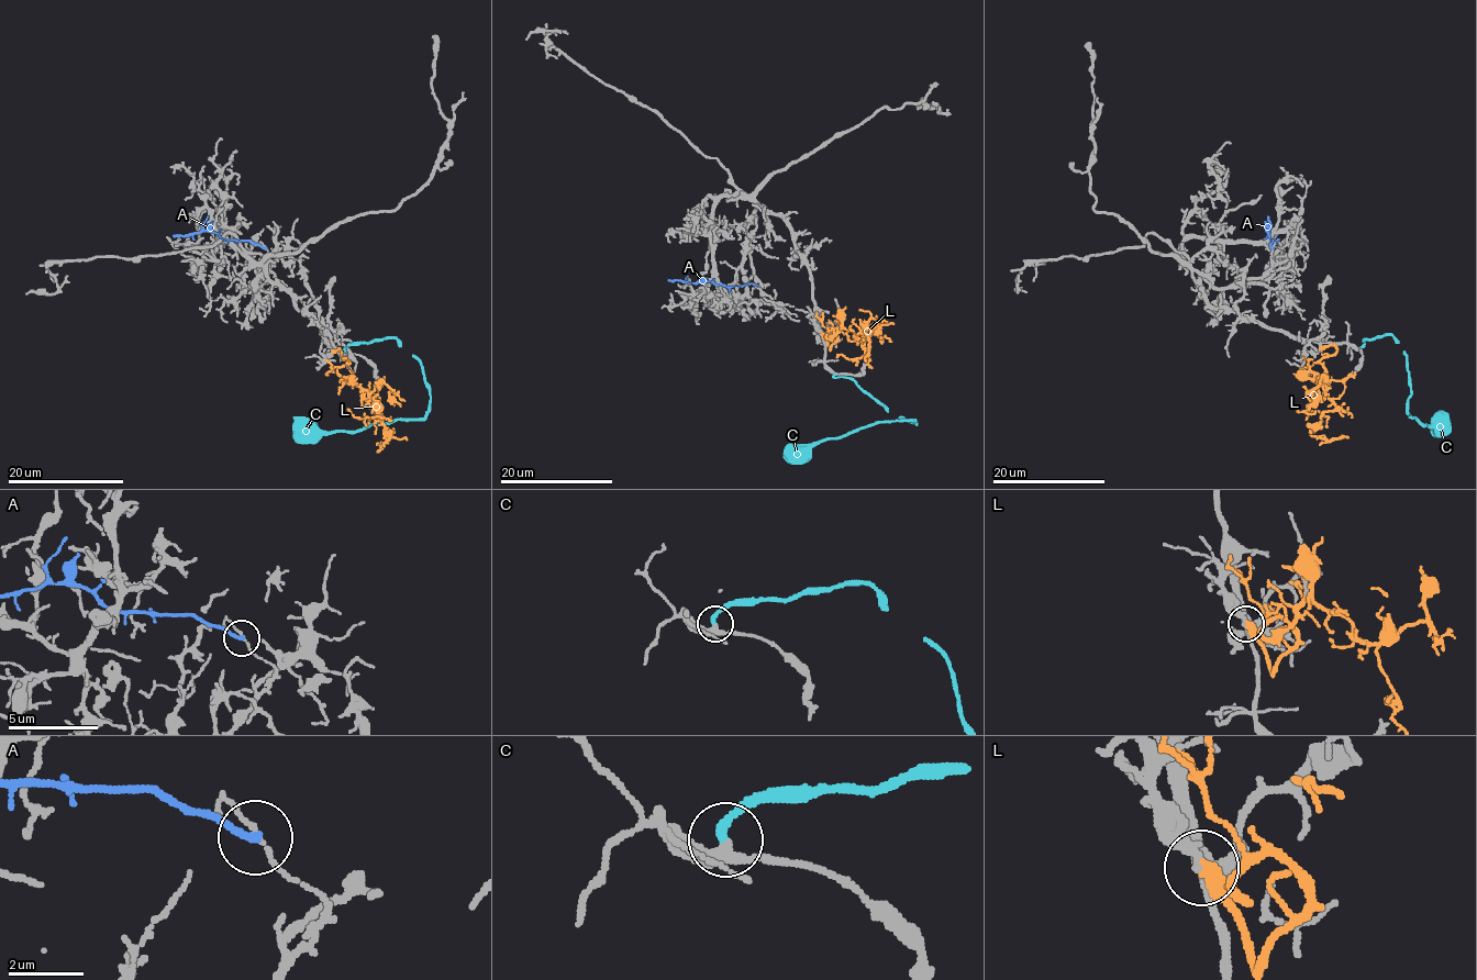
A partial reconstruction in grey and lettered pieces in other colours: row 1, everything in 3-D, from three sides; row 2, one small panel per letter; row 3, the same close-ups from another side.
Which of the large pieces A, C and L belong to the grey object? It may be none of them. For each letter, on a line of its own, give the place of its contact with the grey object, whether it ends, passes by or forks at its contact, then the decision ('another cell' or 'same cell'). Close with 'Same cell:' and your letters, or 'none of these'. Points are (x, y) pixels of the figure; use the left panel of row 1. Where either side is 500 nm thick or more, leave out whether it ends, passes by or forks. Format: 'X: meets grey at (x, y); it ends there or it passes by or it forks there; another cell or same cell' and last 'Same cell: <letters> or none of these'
A: meets grey at (265, 248); it ends there; another cell
C: meets grey at (345, 351); it ends there; same cell
L: meets grey at (332, 352); it ends there; another cell
Same cell: C

